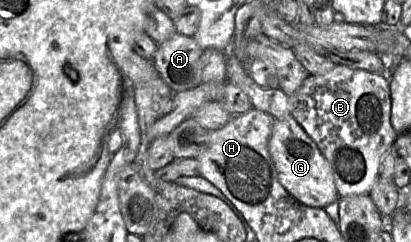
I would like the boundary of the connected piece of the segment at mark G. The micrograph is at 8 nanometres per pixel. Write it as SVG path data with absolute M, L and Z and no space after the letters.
M292 116L275 119L268 150L280 184L302 204L325 208L340 198L328 161Z

